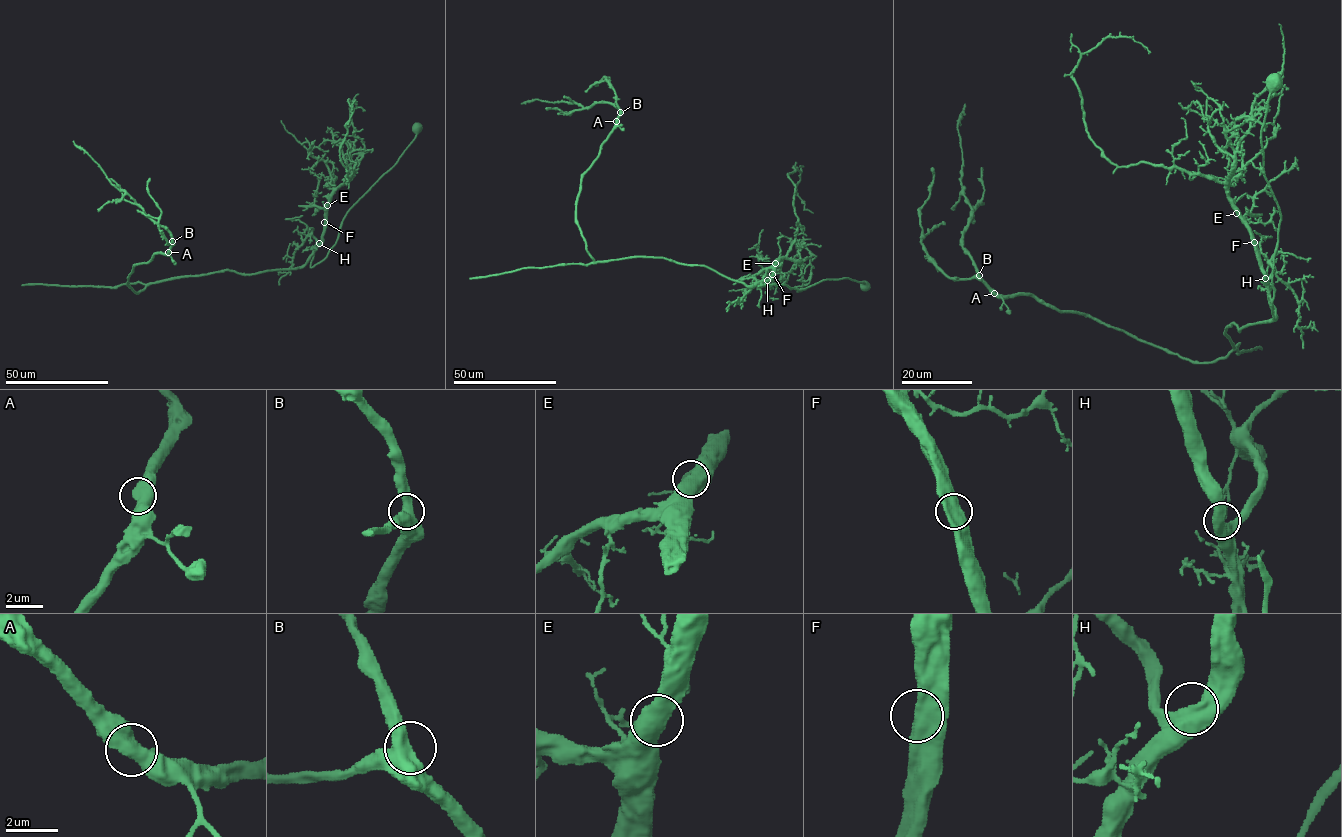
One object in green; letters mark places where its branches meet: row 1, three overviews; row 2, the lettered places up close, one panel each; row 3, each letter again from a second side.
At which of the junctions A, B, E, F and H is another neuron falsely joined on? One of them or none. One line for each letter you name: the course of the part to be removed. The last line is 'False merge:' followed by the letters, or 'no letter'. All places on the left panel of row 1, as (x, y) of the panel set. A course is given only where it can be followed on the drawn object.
False merge: no letter

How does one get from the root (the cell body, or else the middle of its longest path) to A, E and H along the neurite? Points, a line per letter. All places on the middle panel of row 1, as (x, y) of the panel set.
A: (864, 284), (746, 286), (663, 258), (595, 261), (576, 200), (616, 121)
E: (864, 284), (842, 278), (822, 280), (800, 289), (786, 284), (758, 287), (771, 277), (775, 263)
H: (864, 284), (842, 278), (822, 280), (800, 289), (786, 284), (758, 287), (767, 280)

